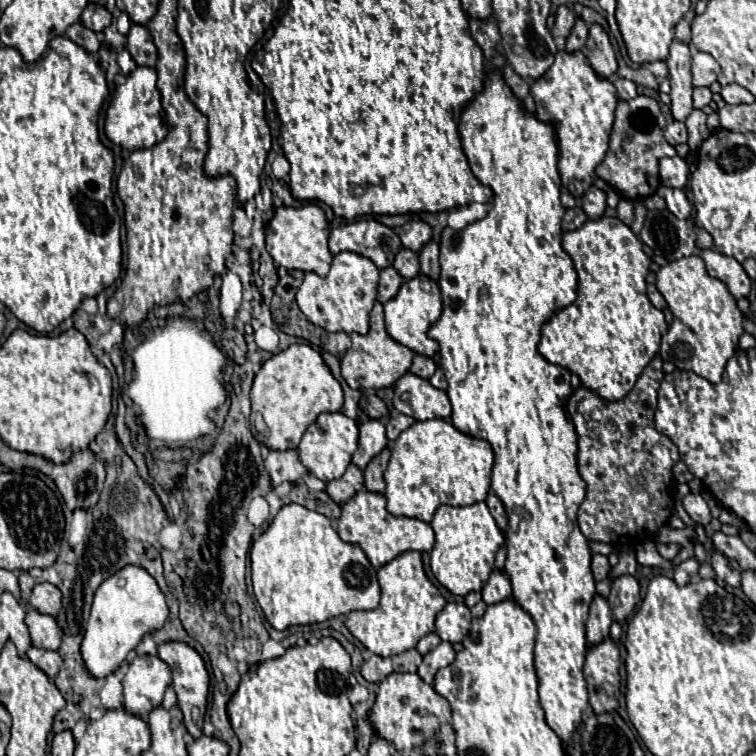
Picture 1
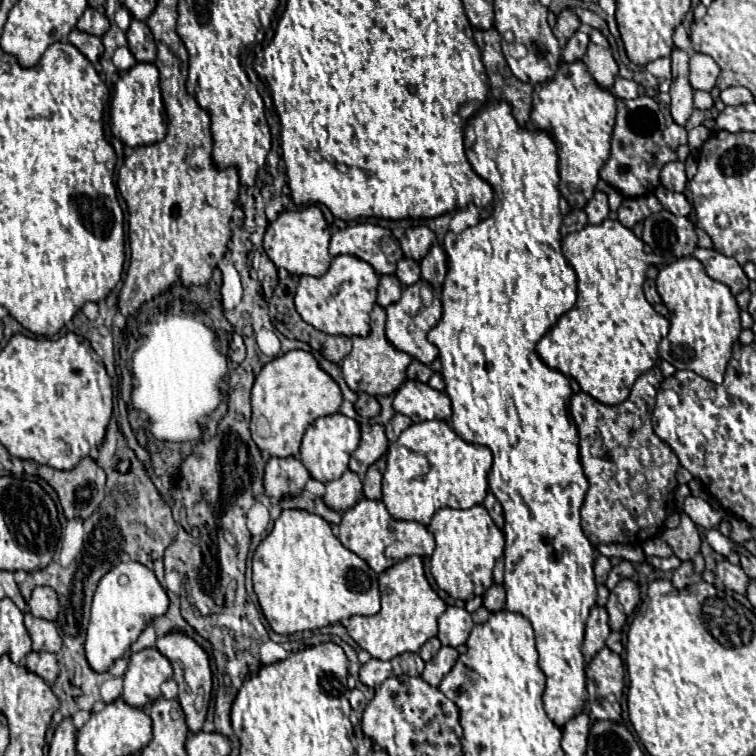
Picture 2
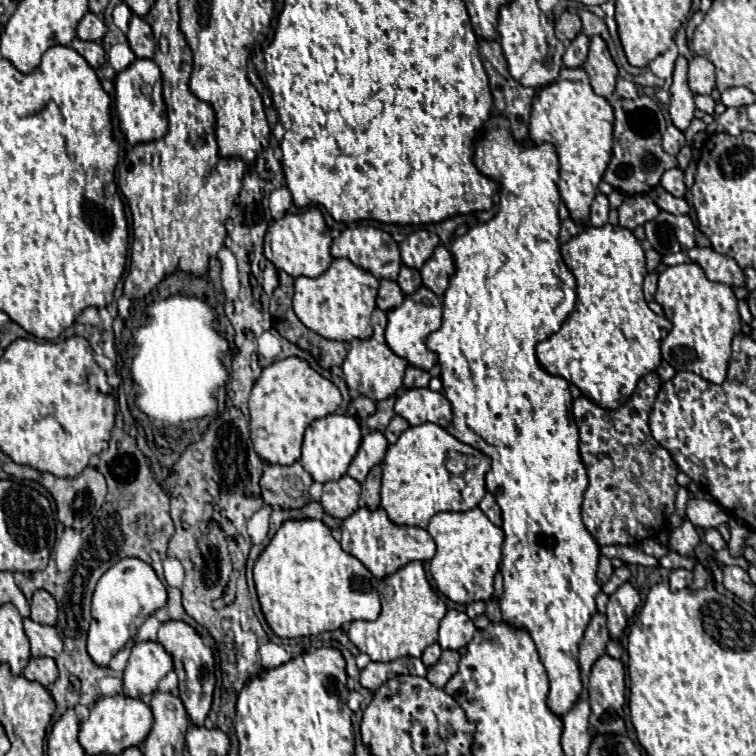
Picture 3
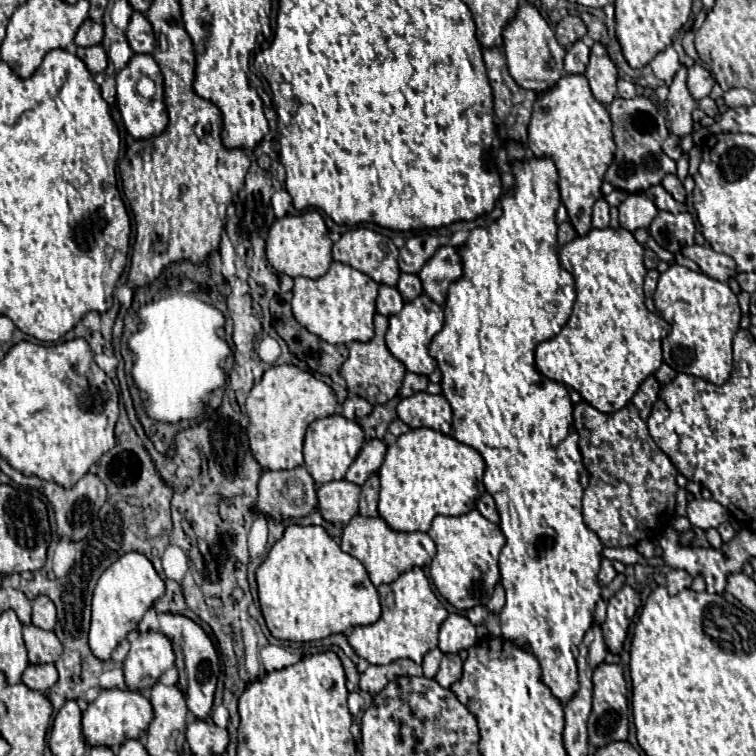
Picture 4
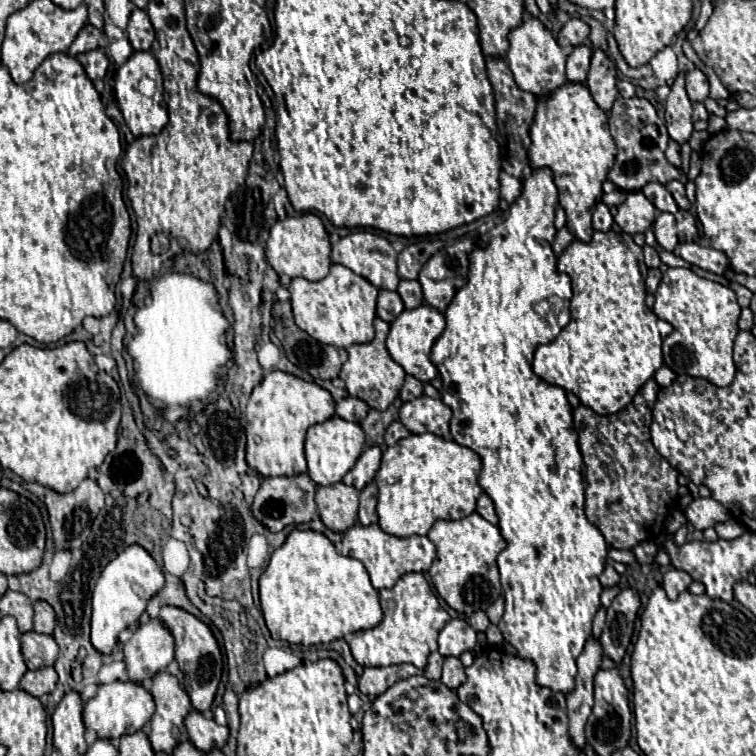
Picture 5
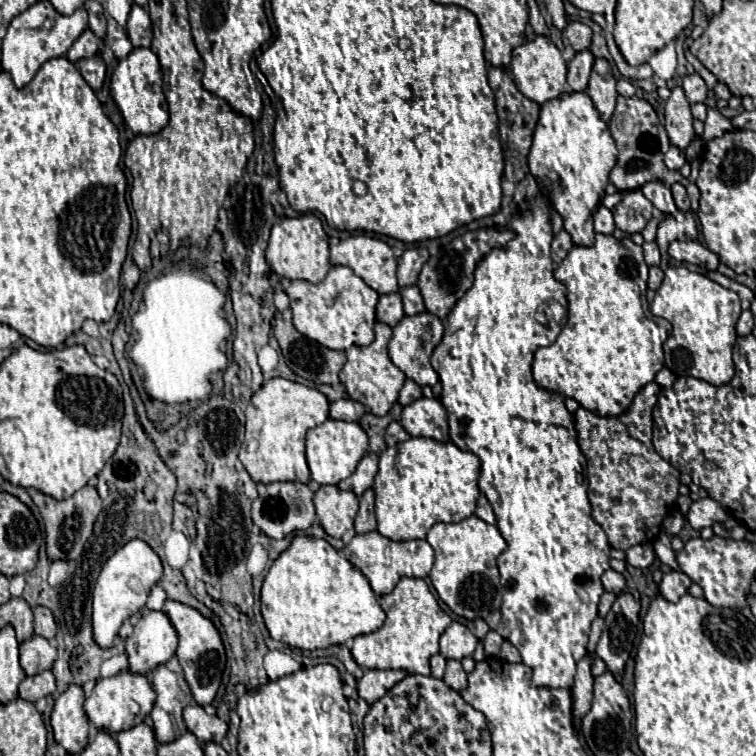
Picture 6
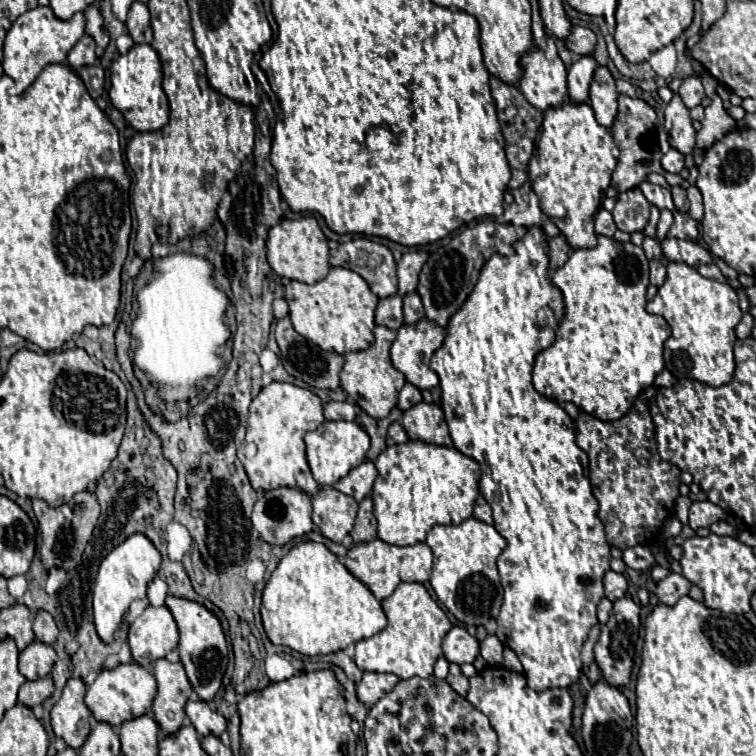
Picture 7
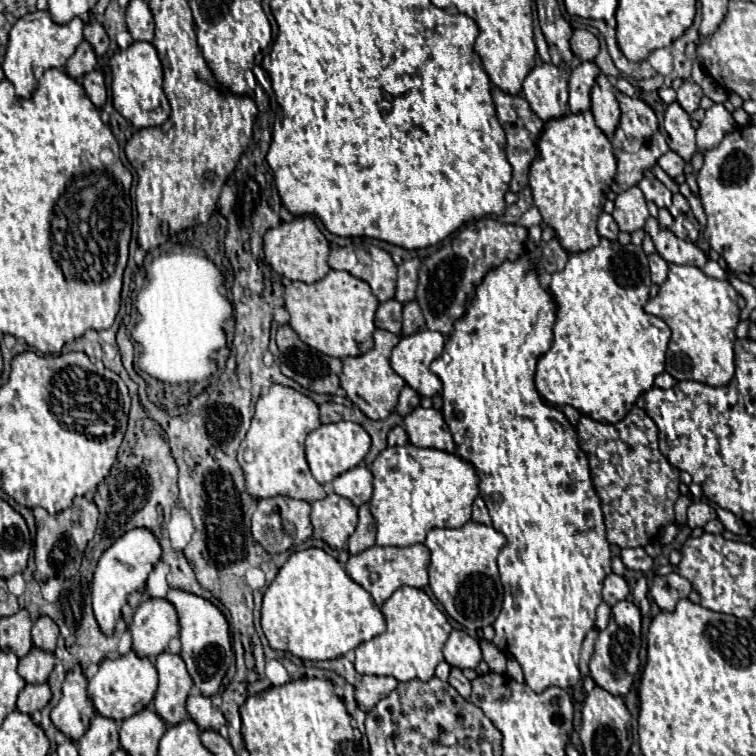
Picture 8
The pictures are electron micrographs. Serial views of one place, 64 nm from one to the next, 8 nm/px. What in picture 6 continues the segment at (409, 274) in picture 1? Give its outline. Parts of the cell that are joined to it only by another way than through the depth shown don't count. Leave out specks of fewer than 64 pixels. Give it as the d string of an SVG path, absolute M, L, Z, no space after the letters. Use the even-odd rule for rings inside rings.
M412 284L410 288L400 288L400 296L402 296L402 302L404 302L404 312L408 316L414 316L414 314L420 314L424 312L424 302L422 302L422 294L420 294L420 288L416 284Z

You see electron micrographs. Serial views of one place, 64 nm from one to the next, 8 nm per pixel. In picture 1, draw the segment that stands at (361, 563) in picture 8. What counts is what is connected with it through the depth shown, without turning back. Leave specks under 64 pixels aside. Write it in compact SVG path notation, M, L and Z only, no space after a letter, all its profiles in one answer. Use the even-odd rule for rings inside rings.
M356 492L348 502L342 504L342 514L338 518L338 534L346 542L356 542L372 562L372 566L384 566L398 554L406 550L428 552L434 546L434 530L428 522L406 516L392 516L386 510L386 498L380 492Z

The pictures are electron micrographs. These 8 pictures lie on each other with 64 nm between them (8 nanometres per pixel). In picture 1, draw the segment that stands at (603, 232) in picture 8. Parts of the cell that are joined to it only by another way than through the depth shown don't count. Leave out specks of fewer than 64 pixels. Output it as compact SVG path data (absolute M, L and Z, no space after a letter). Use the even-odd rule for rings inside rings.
M590 186L588 192L582 196L582 208L588 214L588 218L600 218L606 210L606 194L598 190L596 186Z

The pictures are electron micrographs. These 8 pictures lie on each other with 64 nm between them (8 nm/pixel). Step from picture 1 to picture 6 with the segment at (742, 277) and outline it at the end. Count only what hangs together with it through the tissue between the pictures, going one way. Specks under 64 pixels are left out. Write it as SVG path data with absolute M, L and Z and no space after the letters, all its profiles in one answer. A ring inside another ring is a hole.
M672 242L668 248L670 258L678 260L678 262L690 262L696 266L702 266L706 270L716 270L720 264L718 254L710 252L706 246L698 244L698 242L690 242L686 246L682 246L680 242Z

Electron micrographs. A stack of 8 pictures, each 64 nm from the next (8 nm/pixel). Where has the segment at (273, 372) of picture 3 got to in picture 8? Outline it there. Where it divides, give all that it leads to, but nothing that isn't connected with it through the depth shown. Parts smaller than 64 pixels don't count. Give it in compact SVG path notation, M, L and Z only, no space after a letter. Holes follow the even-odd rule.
M272 384L262 392L256 402L252 426L238 448L238 462L246 476L246 488L254 500L284 494L314 502L326 496L322 484L312 476L304 458L304 440L320 424L318 404L310 396L282 384Z

